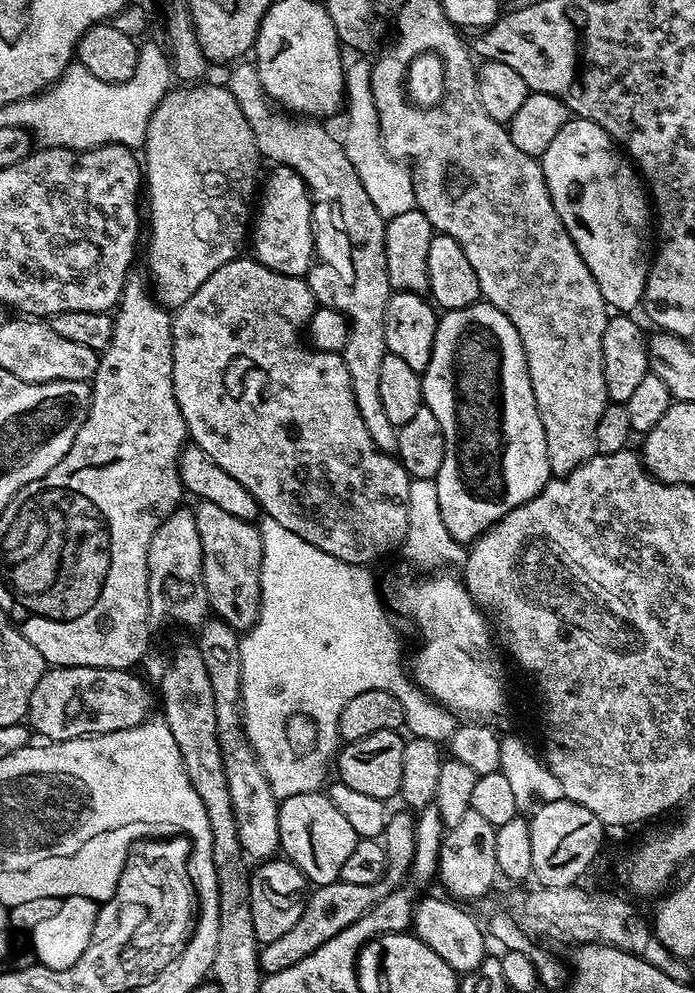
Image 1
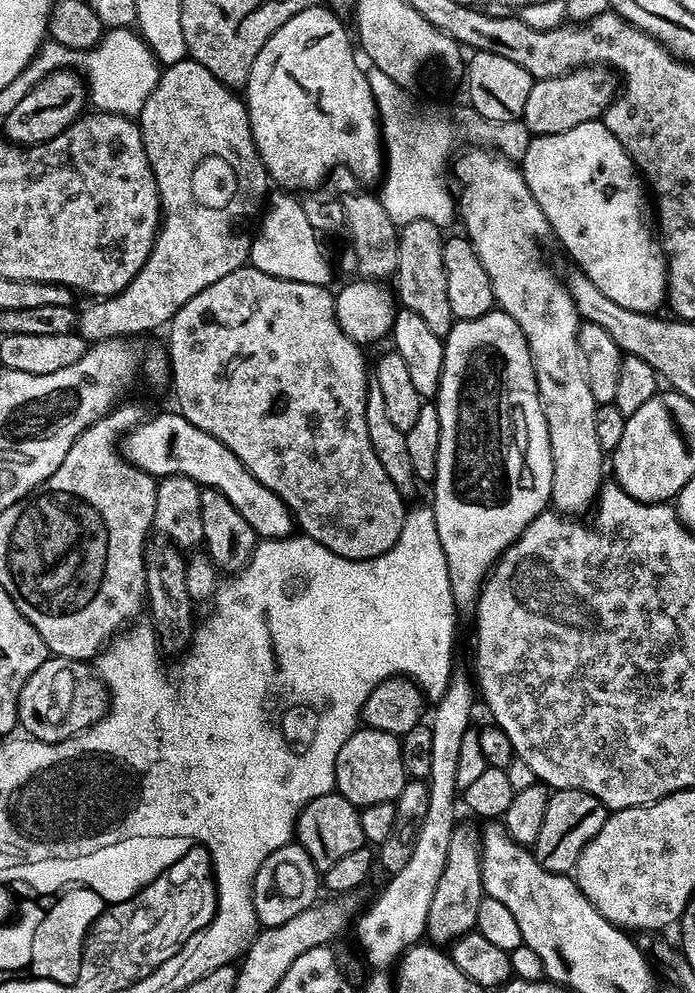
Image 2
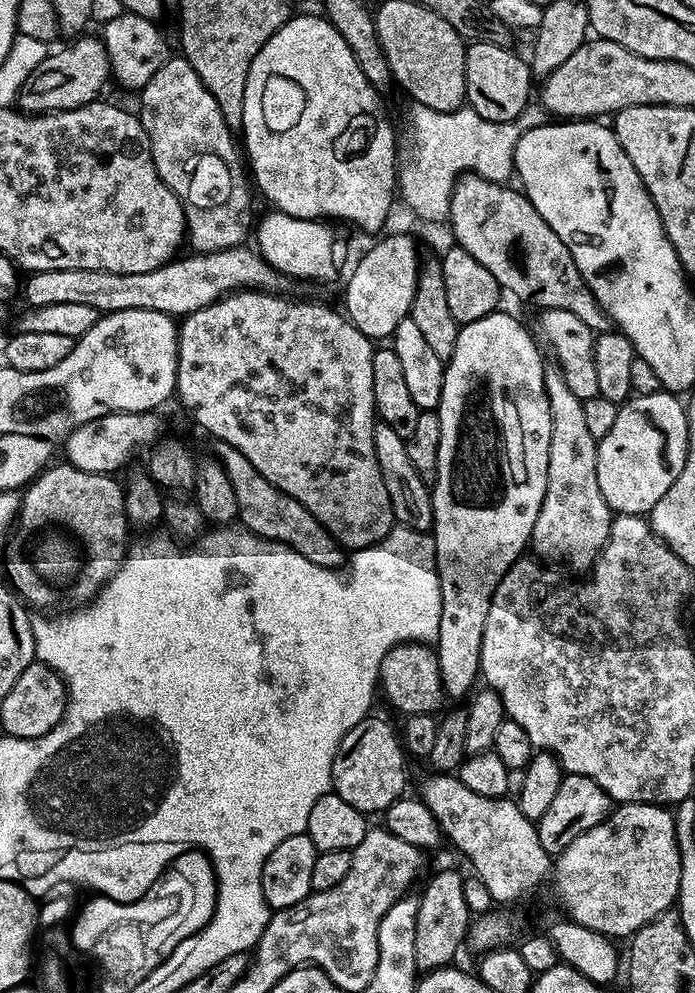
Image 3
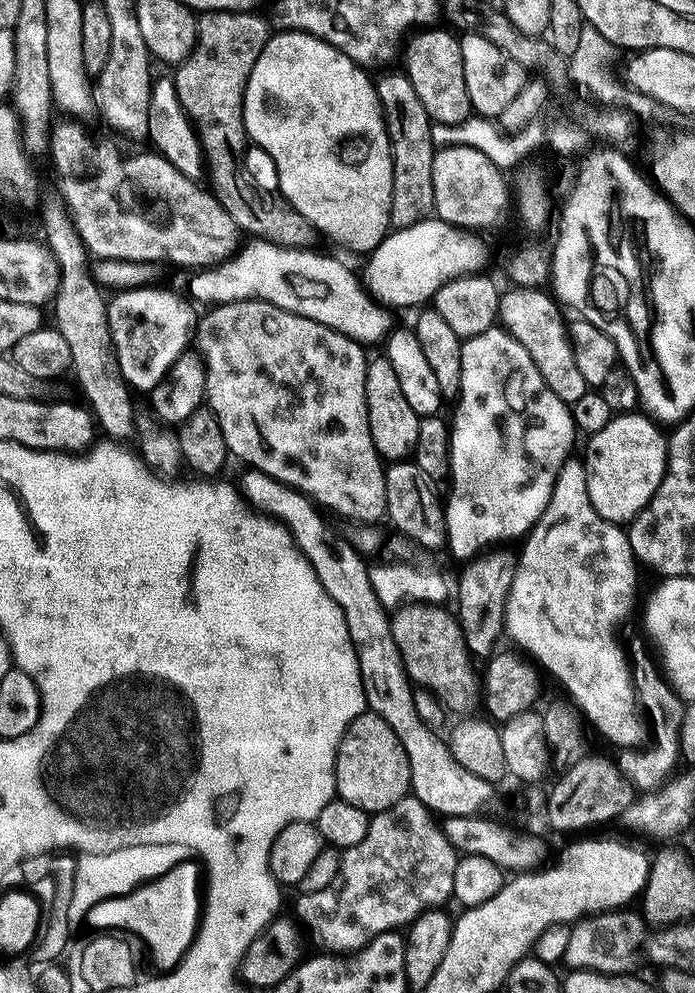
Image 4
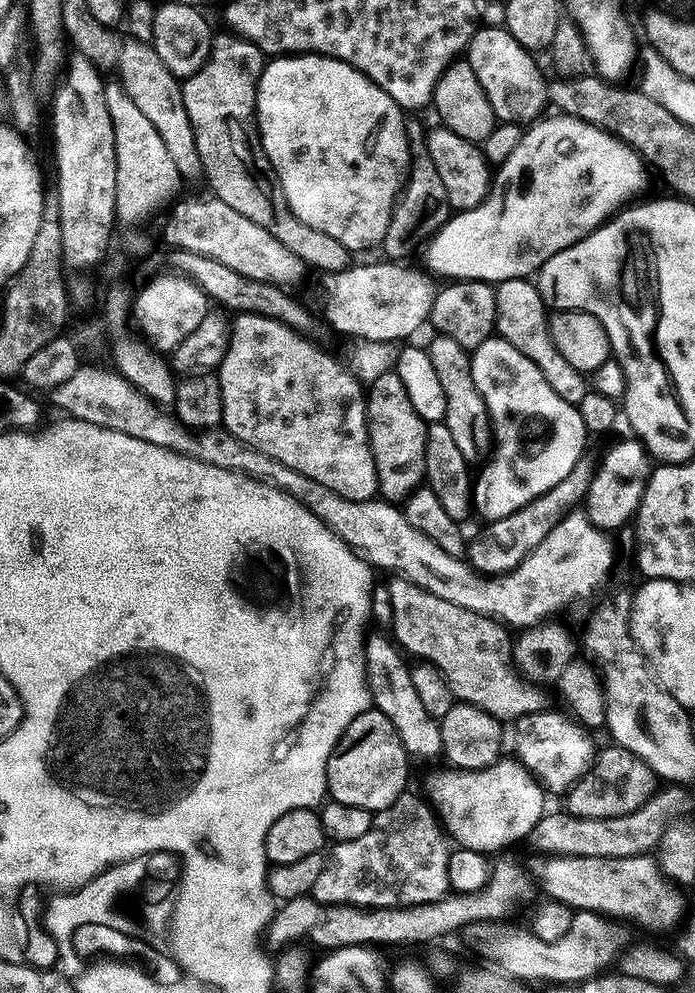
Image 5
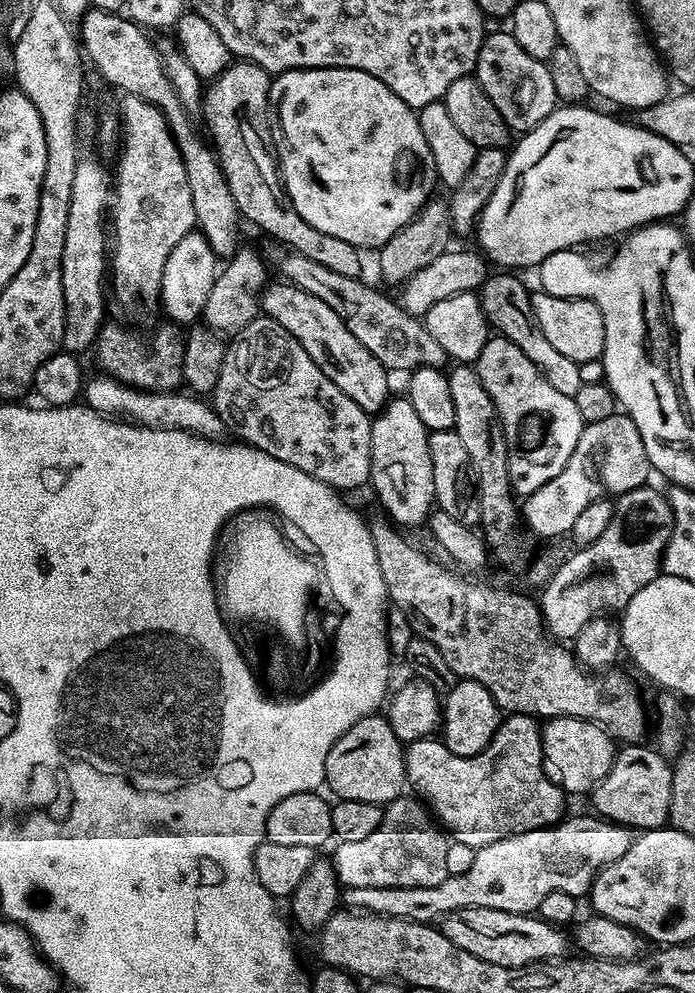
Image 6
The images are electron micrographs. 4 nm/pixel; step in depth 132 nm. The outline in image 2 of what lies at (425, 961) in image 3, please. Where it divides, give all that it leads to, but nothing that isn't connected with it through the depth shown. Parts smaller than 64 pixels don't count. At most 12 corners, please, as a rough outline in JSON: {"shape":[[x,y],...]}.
{"shape":[[479,827],[450,834],[426,936],[451,945],[485,897]]}

